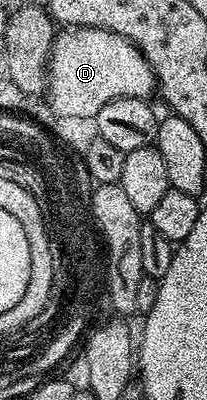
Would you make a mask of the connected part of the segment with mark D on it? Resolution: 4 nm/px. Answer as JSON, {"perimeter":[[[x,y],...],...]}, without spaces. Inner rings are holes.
{"perimeter":[[[63,27],[55,35],[48,71],[48,87],[44,96],[50,99],[55,117],[94,117],[110,100],[121,96],[155,95],[156,81],[150,63],[132,43],[106,28]]]}

